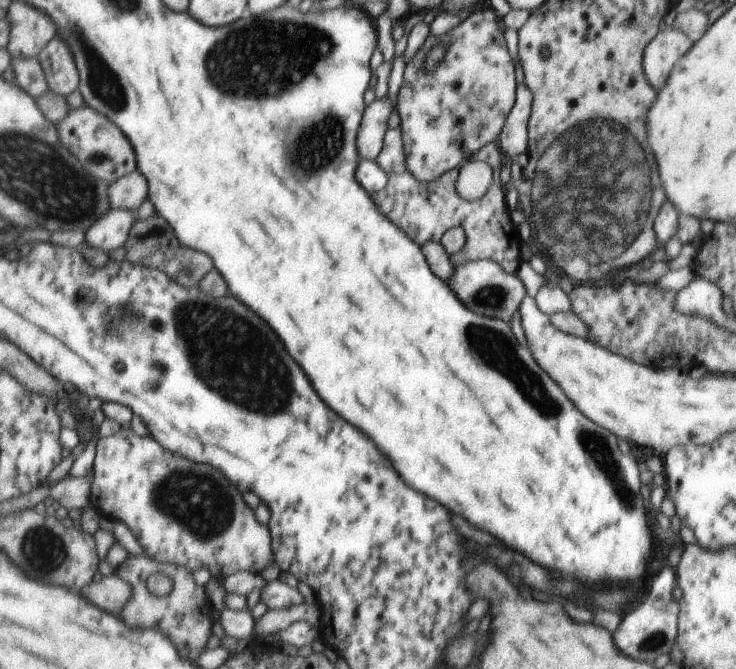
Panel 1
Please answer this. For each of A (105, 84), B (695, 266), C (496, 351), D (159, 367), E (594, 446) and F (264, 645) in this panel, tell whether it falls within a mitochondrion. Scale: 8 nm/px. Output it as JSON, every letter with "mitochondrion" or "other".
{"A":"mitochondrion","B":"other","C":"mitochondrion","D":"mitochondrion","E":"mitochondrion","F":"other"}

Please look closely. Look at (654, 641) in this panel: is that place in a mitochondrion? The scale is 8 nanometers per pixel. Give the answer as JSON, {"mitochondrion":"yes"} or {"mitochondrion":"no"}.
{"mitochondrion":"yes"}

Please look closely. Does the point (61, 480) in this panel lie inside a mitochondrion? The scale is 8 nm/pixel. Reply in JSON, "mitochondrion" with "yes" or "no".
{"mitochondrion":"no"}

